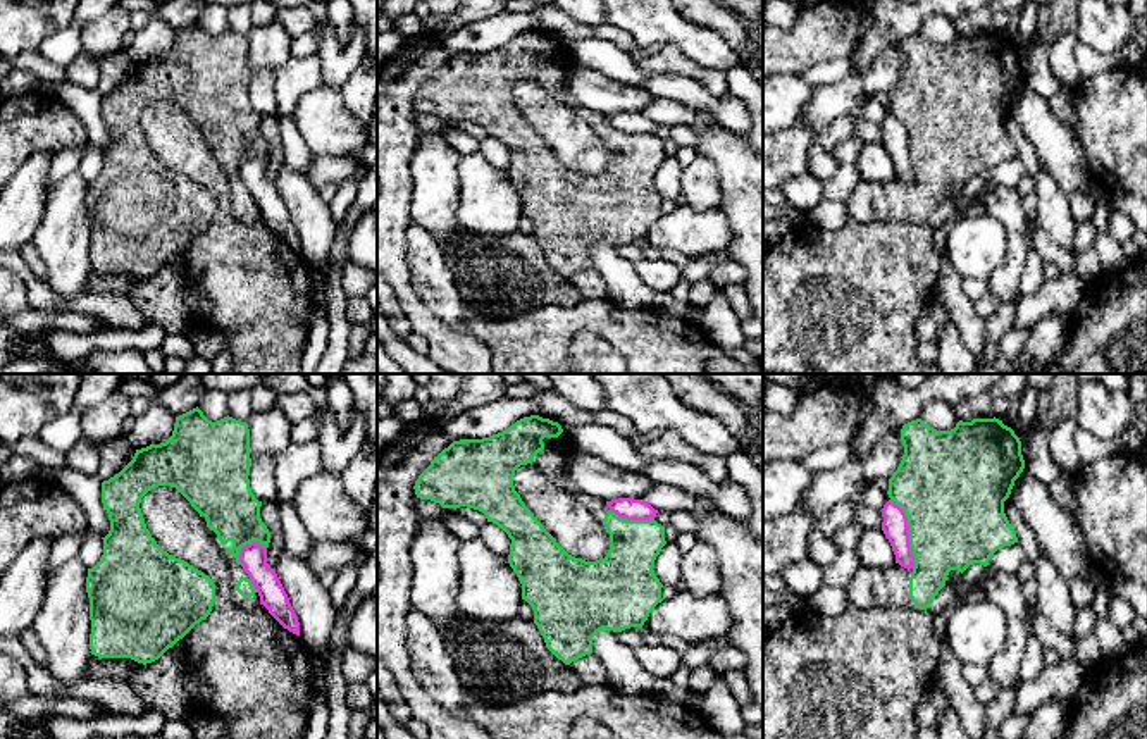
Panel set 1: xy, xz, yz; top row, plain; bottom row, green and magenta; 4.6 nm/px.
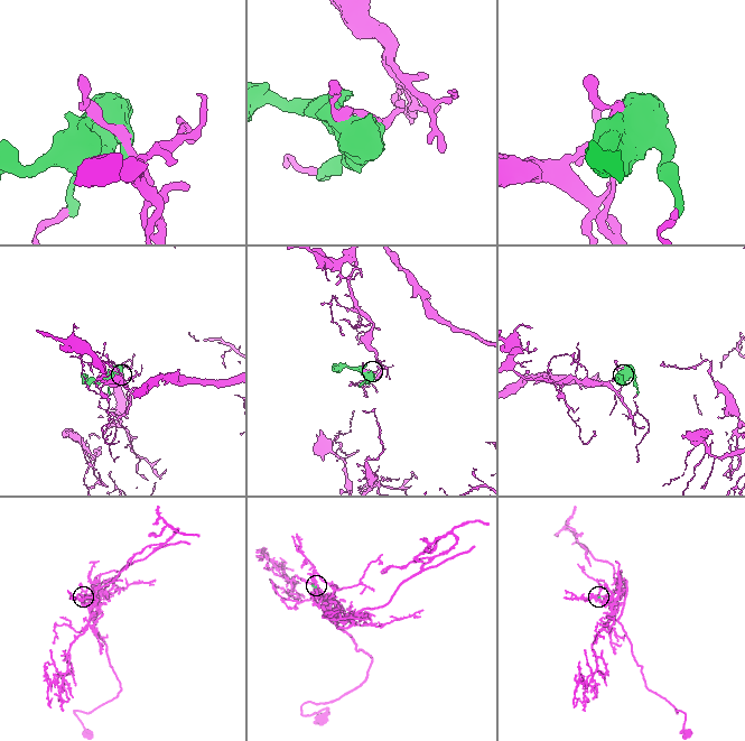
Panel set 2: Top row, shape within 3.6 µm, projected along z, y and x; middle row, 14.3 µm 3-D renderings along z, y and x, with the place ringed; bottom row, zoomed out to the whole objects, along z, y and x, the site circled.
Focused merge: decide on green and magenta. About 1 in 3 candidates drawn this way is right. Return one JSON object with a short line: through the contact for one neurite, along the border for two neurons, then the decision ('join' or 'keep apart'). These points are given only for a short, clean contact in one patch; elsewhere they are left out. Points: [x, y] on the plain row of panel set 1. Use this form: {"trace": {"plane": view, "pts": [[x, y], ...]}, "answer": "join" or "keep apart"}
{"answer": "keep apart"}

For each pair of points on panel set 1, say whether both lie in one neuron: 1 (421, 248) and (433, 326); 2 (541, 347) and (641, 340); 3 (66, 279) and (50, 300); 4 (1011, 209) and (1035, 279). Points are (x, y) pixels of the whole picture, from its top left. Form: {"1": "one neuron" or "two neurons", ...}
{"1": "two neurons", "2": "one neuron", "3": "two neurons", "4": "two neurons"}

